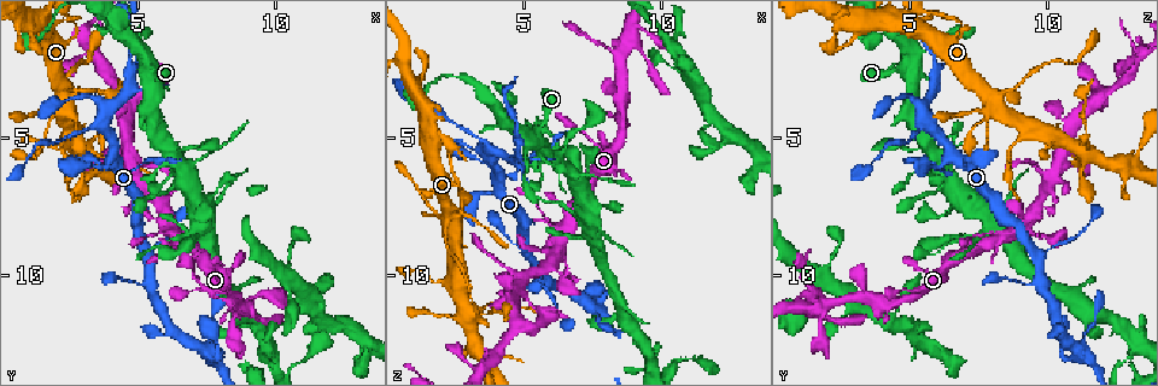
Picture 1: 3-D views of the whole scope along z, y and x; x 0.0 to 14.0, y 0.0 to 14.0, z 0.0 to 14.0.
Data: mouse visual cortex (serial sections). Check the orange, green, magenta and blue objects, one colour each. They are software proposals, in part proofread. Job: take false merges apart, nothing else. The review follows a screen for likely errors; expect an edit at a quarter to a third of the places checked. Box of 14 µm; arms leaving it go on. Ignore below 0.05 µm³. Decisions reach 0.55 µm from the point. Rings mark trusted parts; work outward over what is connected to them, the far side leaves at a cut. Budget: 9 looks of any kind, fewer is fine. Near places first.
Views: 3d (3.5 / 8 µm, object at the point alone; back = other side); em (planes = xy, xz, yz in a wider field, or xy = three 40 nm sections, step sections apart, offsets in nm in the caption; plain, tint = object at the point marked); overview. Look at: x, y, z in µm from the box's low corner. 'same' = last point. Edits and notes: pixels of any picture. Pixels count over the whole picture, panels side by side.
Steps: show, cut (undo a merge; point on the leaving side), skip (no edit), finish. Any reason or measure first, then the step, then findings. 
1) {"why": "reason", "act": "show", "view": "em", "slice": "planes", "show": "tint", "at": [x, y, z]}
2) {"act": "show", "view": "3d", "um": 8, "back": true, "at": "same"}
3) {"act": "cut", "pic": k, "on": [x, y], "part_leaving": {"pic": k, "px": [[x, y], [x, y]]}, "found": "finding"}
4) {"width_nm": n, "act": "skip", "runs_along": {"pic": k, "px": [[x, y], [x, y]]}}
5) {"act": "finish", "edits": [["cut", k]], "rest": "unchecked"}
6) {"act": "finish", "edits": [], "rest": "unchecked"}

{"why": "narrows sharply", "act": "show", "view": "3d", "um": 8, "at": [2.3, 5.0, 5.1]}

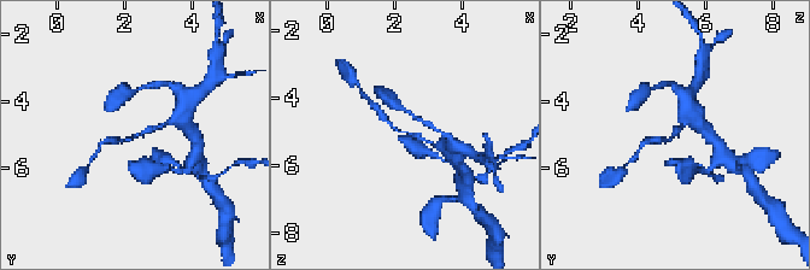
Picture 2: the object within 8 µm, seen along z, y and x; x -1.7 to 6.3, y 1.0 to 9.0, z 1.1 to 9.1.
{"why": "closer look", "act": "show", "view": "3d", "um": 3.5, "back": true, "at": [2.3, 5.1, 5.0]}

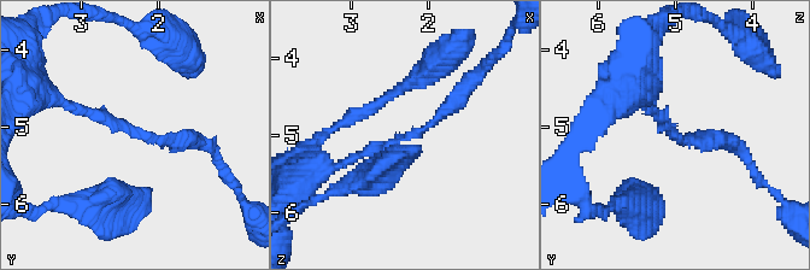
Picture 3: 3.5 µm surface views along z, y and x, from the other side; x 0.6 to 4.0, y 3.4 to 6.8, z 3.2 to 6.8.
{"act": "skip", "found": "continuous, no second cell"}

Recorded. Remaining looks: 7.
{"why": "branch point", "act": "show", "view": "3d", "um": 8, "at": [4.5, 3.4, 5.8]}

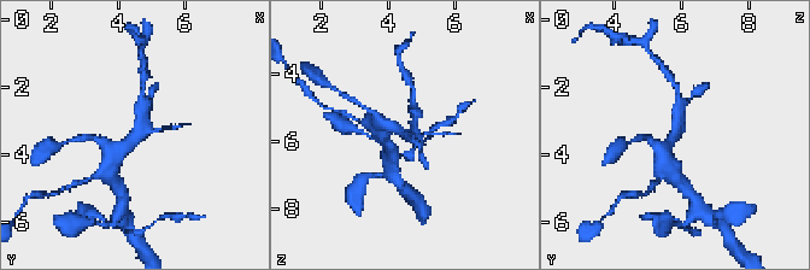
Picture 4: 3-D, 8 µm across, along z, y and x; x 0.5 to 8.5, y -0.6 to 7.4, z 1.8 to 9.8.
{"act": "show", "view": "3d", "um": 3.5, "at": [4.6, 3.3, 5.8]}

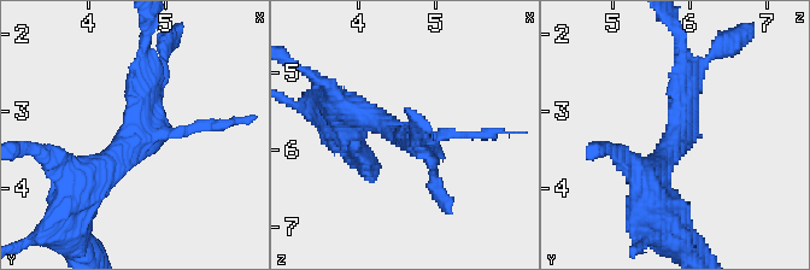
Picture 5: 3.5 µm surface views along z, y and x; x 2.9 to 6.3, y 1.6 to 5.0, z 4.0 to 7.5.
{"act": "show", "view": "em", "slice": "xy", "step": 5, "show": "tint", "at": [4.60, 3.35, 5.85]}

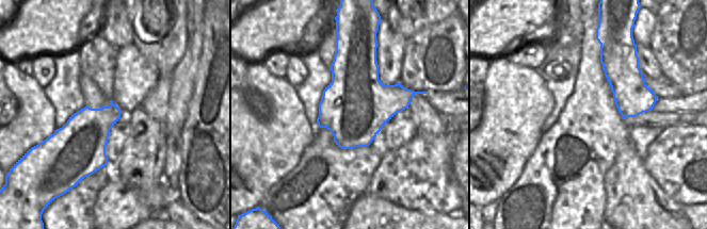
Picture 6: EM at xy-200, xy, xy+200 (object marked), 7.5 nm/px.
{"act": "skip", "runs_along": {"pic": 5, "px": [[77, 193], [133, 138], [141, 59]]}, "found": "all the same cell"}

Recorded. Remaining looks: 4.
{"why": "a narrow waist", "act": "show", "view": "3d", "um": 3.5, "at": [5.7, 5.1, 6.4]}

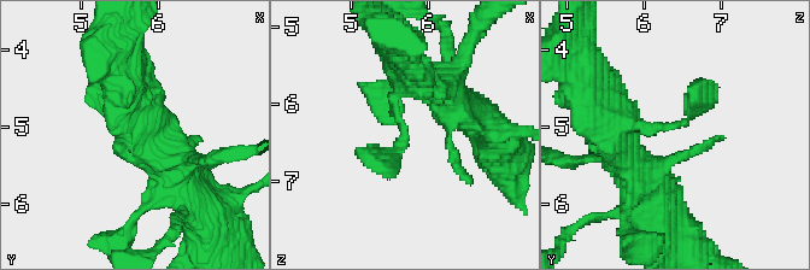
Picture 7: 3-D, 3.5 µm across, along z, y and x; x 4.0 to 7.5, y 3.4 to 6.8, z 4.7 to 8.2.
{"why": "need the tissue", "act": "show", "view": "em", "slice": "planes", "show": "plain", "at": [5.65, 5.05, 6.35]}

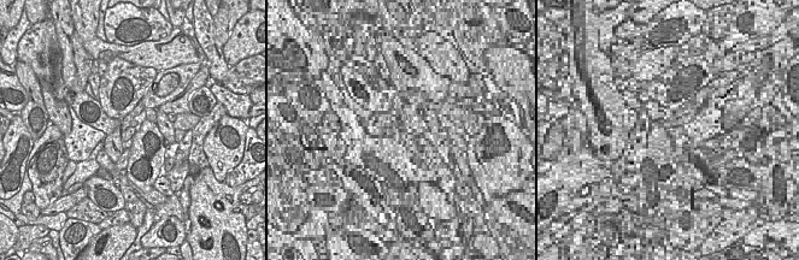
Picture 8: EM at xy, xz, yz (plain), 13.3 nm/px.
{"why": "with the object marked", "act": "show", "view": "em", "slice": "planes", "show": "tint", "at": "same"}

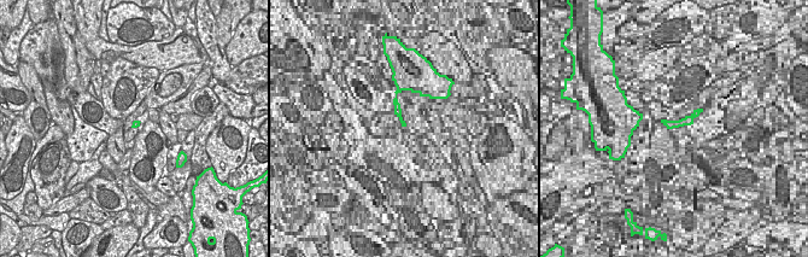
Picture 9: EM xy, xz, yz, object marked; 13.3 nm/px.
{"act": "skip", "runs_along": {"pic": 7, "px": [[605, 121], [670, 128], [700, 103], [688, 87]]}, "found": "all the same cell"}

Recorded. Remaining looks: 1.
{"act": "finish", "edits": [], "rest": "unchecked"}

